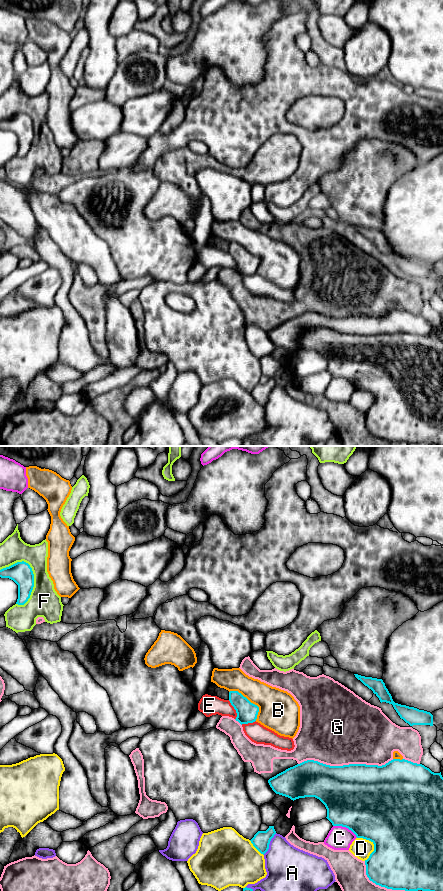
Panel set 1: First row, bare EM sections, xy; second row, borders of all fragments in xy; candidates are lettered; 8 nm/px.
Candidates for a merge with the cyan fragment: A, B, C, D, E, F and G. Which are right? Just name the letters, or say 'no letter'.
E

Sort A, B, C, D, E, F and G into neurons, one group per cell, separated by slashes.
A / B / C / D / E / F / G

